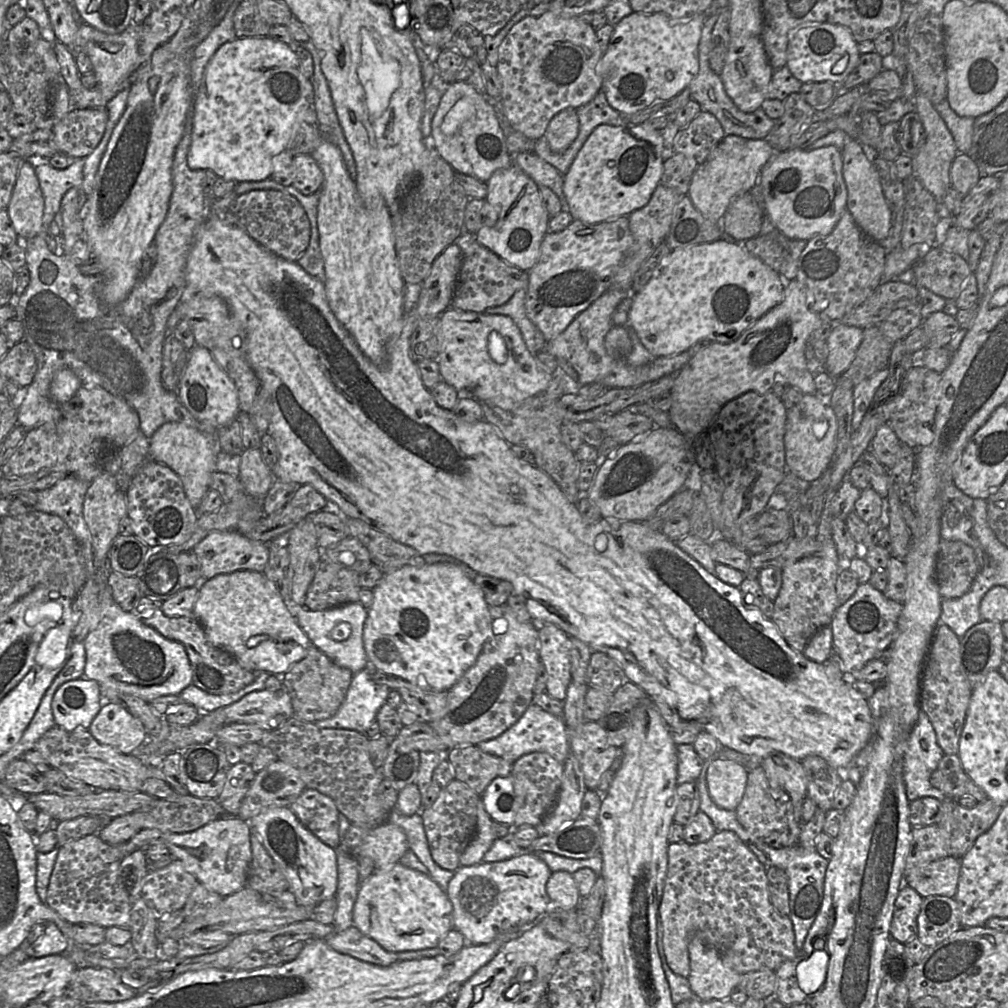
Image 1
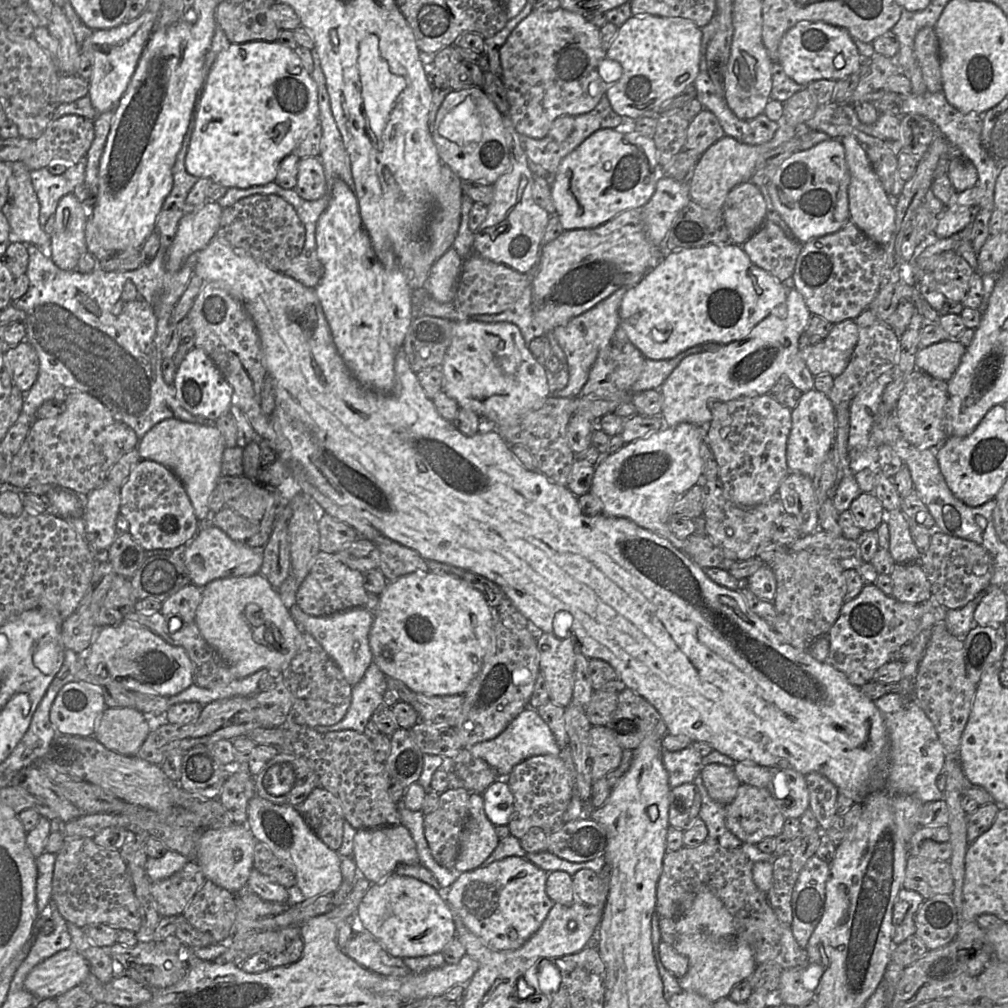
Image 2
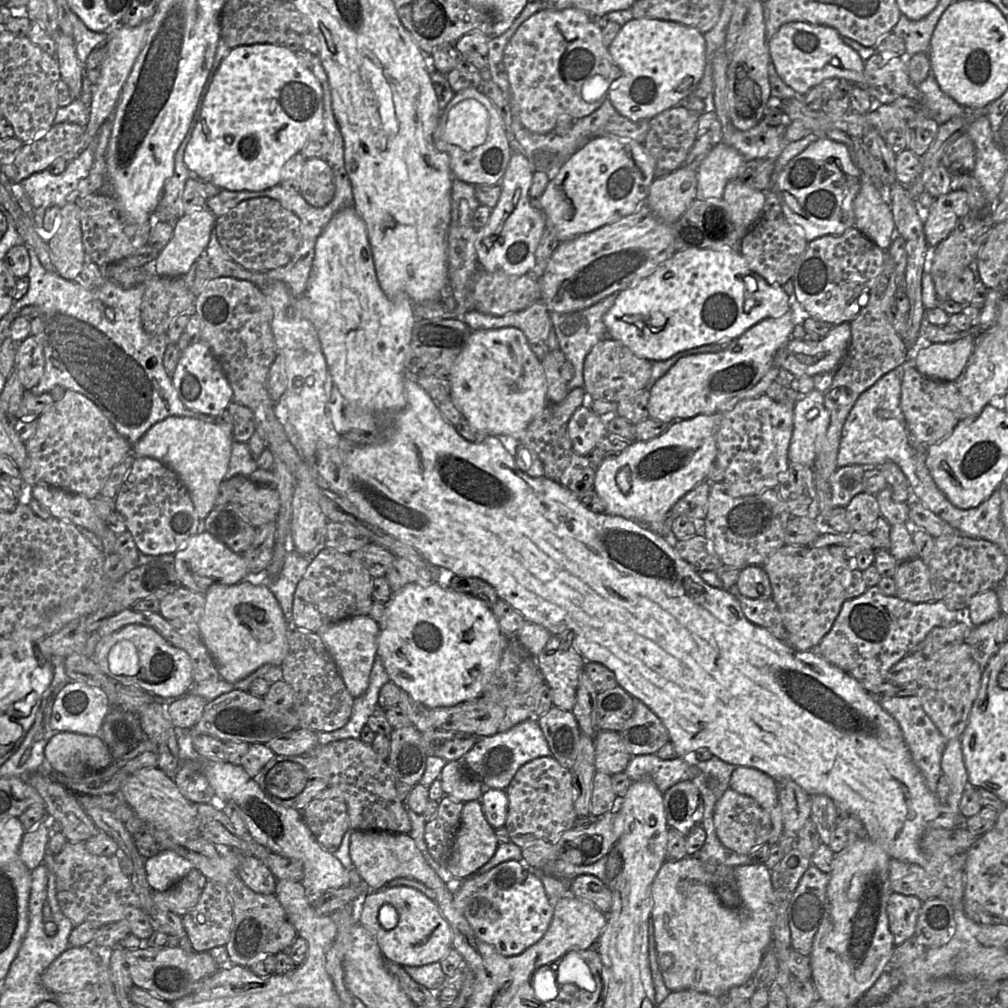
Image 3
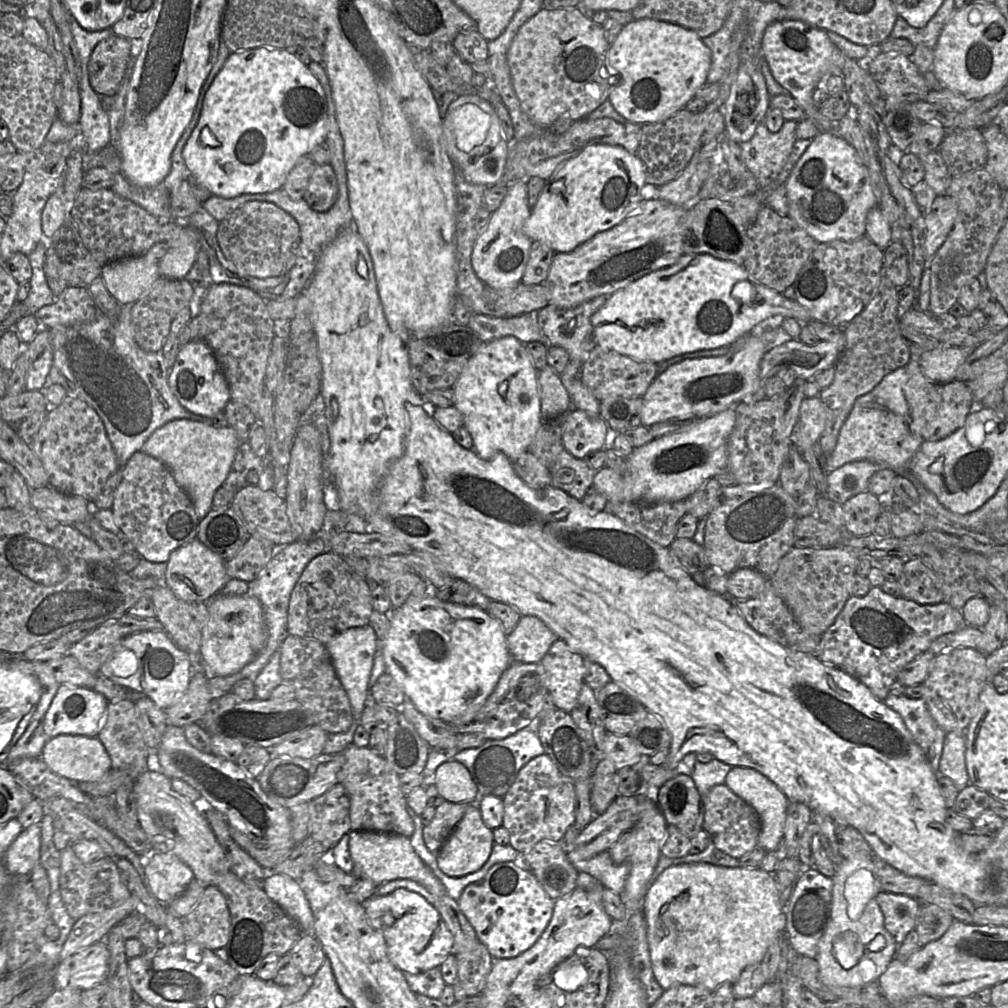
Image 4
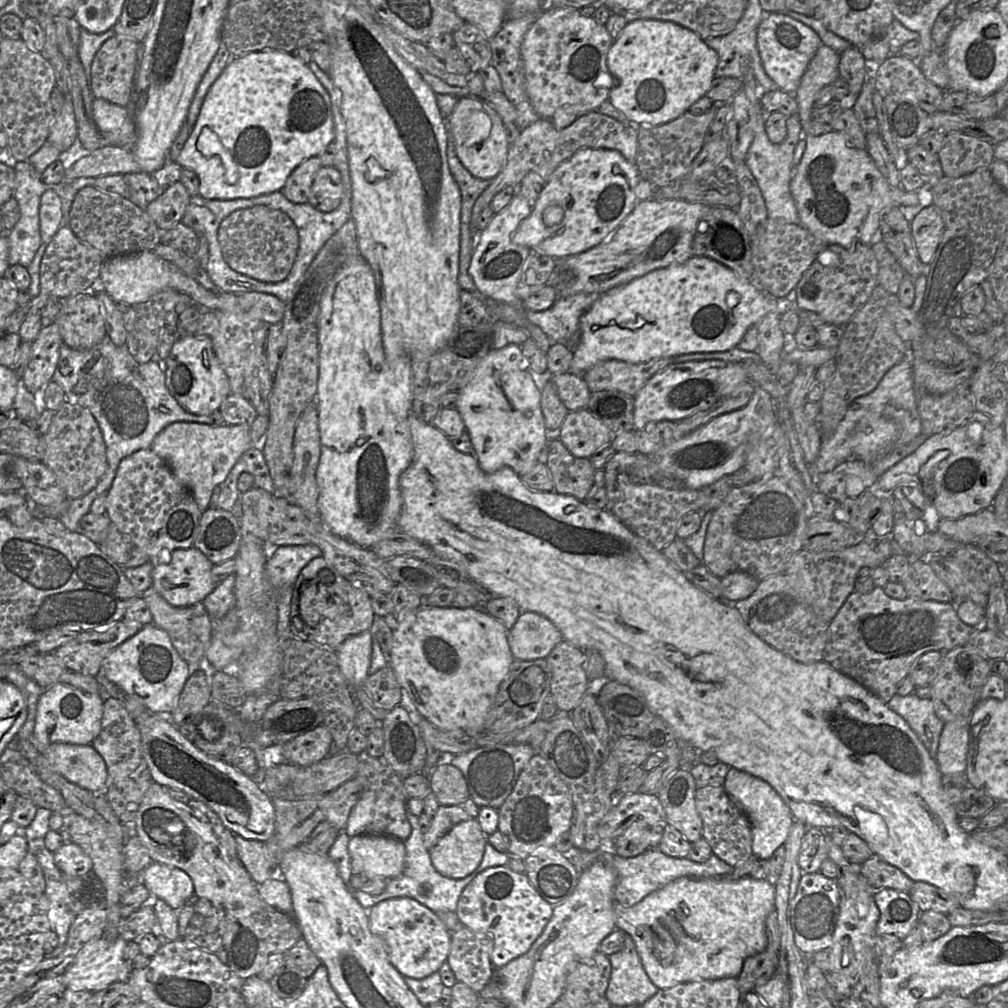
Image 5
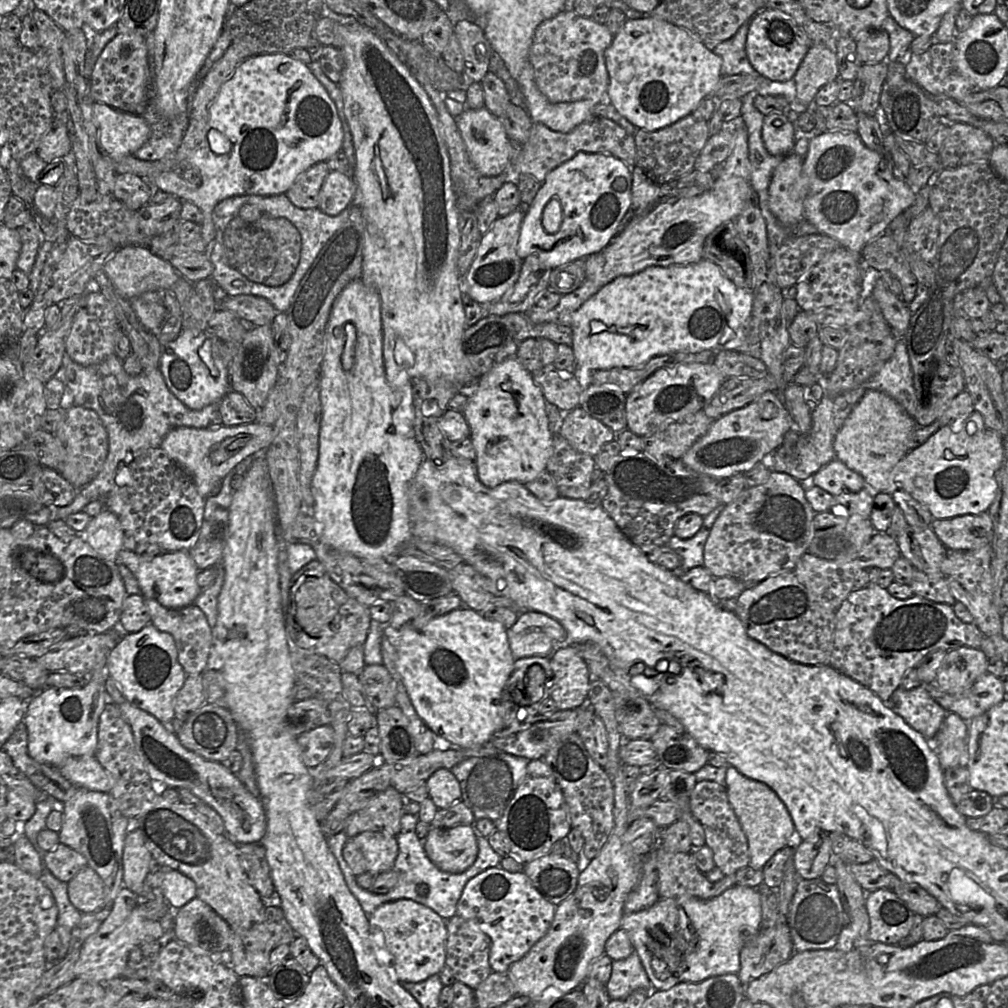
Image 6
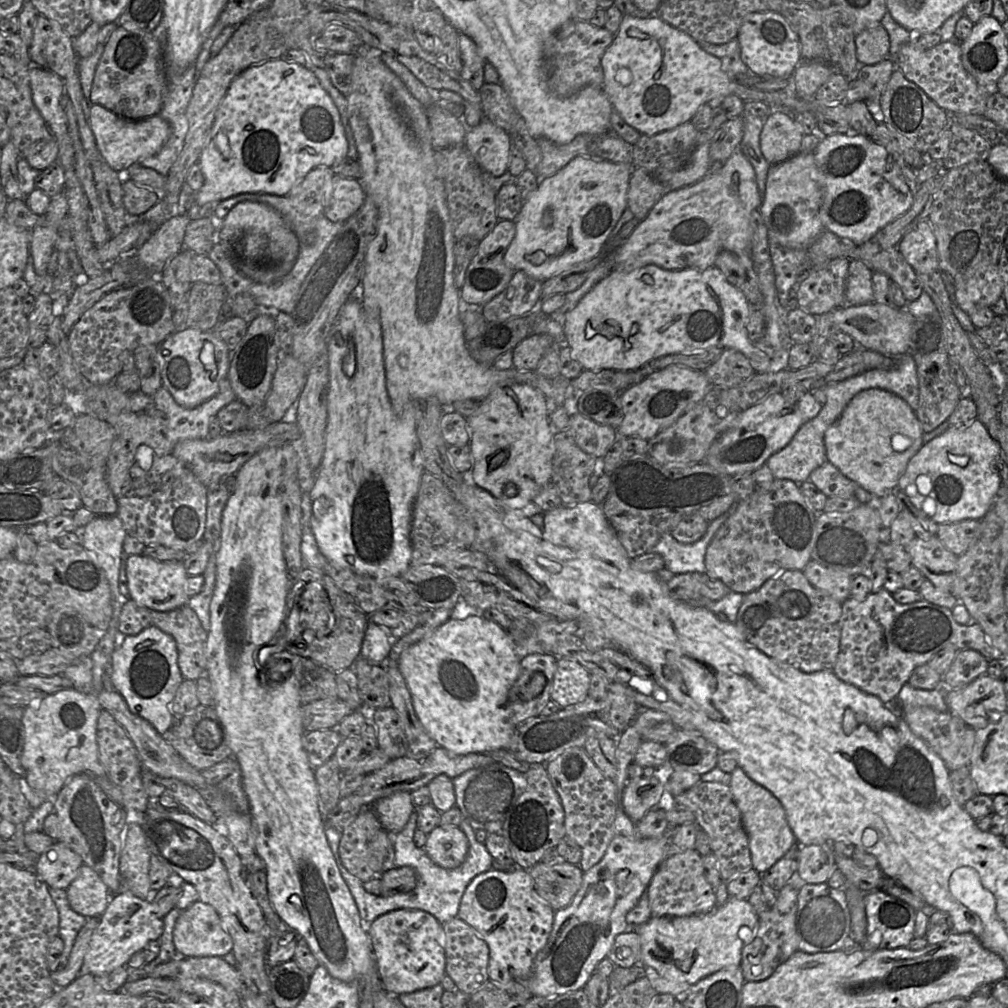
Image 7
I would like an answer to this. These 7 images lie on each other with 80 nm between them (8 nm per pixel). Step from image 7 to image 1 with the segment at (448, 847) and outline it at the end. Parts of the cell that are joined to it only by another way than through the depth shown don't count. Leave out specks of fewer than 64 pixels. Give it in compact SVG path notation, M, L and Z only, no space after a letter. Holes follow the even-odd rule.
M480 797L477 803L476 830L460 856L460 866L471 866L483 862L483 856L495 840L492 819L486 812L482 797Z

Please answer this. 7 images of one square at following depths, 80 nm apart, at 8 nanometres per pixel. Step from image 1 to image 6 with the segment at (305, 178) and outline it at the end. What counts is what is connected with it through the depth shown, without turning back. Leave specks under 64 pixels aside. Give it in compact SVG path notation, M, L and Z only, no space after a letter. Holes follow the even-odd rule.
M329 171L318 194L318 208L336 216L347 208L357 192L354 178L338 171Z

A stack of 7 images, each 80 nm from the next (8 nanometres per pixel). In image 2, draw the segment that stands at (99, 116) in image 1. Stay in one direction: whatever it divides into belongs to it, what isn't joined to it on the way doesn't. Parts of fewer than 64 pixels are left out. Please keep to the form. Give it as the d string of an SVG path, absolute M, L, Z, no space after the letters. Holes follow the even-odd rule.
M64 115L54 118L46 130L30 143L21 155L21 162L29 171L48 167L53 160L74 163L85 157L95 137L94 121L78 115Z

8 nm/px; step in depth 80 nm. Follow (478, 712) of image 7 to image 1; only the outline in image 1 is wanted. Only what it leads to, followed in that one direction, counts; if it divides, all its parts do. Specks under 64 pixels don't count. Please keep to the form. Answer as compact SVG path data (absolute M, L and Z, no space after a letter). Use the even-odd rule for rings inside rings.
M439 562L434 564L426 563L422 567L404 566L391 574L384 575L382 580L372 591L374 599L371 607L368 608L368 616L363 630L363 642L368 661L378 670L399 677L421 689L428 691L448 691L462 677L465 671L473 665L483 644L491 636L492 618L489 605L484 599L482 590L454 564Z

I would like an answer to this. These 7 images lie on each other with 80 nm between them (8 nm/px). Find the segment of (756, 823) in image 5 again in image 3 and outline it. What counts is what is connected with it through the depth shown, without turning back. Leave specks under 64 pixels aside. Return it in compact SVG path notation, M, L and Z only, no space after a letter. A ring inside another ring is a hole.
M737 766L731 774L729 786L740 794L752 797L769 813L772 829L768 843L777 843L784 830L778 783L758 769Z

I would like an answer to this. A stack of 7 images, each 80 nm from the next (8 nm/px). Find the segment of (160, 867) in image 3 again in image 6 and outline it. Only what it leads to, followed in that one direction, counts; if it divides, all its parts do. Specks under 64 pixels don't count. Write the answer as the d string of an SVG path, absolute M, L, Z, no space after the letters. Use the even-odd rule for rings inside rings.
M162 869L160 893L170 909L178 911L196 896L196 885L188 877L172 869Z

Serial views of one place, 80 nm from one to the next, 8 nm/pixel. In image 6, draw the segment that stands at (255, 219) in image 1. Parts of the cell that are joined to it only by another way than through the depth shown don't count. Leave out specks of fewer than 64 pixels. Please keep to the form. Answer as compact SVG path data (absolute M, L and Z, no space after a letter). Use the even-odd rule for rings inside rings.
M262 215L253 223L233 216L226 220L223 241L230 265L249 280L268 286L282 285L293 275L302 246L299 231L289 220L270 215Z

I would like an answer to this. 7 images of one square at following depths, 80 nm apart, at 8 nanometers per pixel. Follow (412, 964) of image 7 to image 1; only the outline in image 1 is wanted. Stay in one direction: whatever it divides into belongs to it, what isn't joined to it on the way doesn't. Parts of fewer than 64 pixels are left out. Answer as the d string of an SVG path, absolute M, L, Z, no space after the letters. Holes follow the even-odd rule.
M400 863L376 870L361 884L353 909L353 926L389 952L437 947L454 928L446 892L428 875Z

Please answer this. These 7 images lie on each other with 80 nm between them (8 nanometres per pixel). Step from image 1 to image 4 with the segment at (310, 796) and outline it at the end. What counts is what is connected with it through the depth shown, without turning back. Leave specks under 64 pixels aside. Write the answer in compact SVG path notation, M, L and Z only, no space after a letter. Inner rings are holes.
M341 783L309 802L308 830L327 850L351 831L350 798Z

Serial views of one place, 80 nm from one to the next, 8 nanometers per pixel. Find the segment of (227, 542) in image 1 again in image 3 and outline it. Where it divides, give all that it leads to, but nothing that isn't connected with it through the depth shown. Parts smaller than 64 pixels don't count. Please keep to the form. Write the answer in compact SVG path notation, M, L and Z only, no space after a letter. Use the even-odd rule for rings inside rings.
M201 522L201 530L174 553L174 566L181 586L202 594L213 584L235 585L244 581L248 574L248 567L242 554L233 552L205 531L203 522Z

